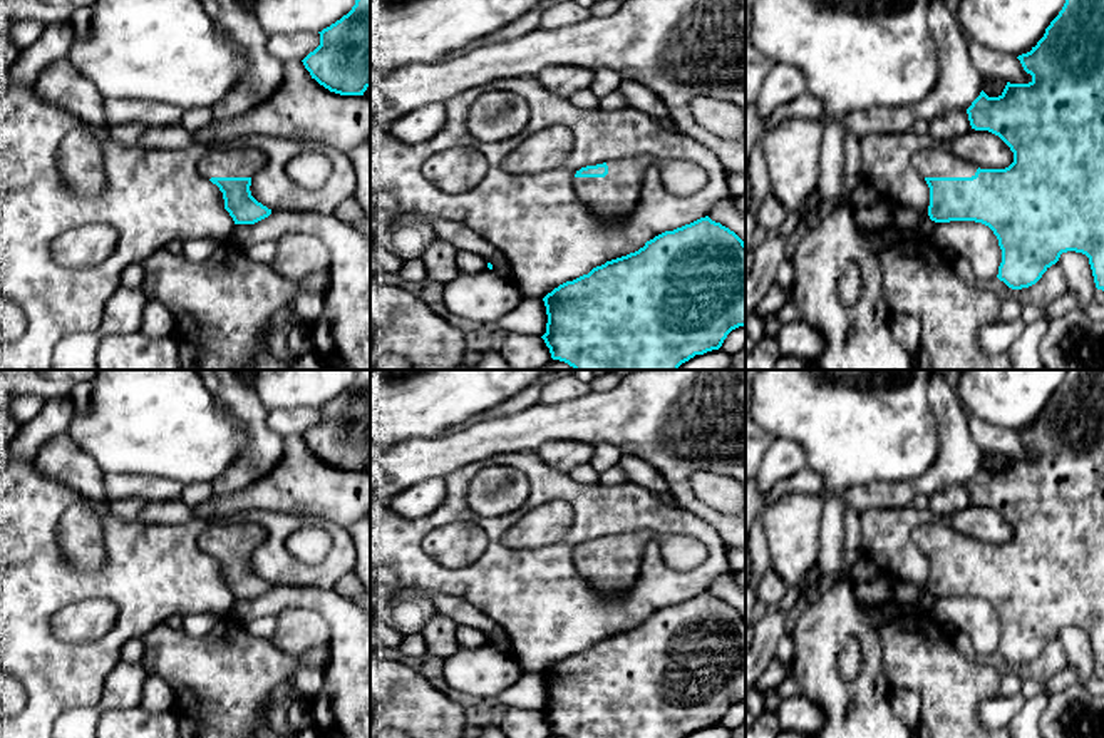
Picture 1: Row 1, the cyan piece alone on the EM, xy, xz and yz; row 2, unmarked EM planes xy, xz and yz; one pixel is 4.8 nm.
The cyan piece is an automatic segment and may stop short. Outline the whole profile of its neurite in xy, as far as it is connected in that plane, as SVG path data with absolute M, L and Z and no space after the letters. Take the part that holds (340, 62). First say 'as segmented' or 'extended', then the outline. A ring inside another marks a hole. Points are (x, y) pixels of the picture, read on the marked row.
as segmented; M355 0L347 15L318 33L320 45L302 60L312 79L340 95L364 95L370 87L370 0Z

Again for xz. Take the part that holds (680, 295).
as segmented; M705 216L560 284L543 301L548 323L541 338L553 360L575 370L678 370L695 355L719 350L732 330L745 326L745 243Z

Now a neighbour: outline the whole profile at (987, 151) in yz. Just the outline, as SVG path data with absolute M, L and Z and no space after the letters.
M970 129L967 134L947 142L945 149L980 169L1005 169L1014 162L1010 147L988 131Z

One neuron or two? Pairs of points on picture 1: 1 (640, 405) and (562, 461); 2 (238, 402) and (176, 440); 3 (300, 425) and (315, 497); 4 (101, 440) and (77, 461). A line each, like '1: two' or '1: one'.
1: two
2: two
3: two
4: two

